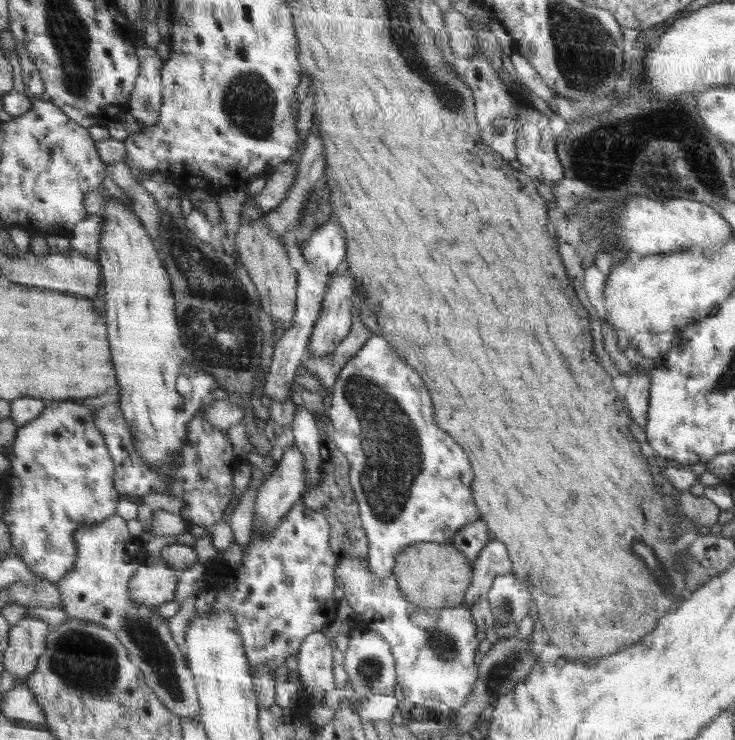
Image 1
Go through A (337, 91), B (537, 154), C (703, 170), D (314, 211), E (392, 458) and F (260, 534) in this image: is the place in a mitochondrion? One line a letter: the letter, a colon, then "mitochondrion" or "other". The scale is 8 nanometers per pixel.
A: other
B: other
C: mitochondrion
D: mitochondrion
E: mitochondrion
F: other

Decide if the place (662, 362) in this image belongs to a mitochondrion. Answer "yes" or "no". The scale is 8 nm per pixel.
no

